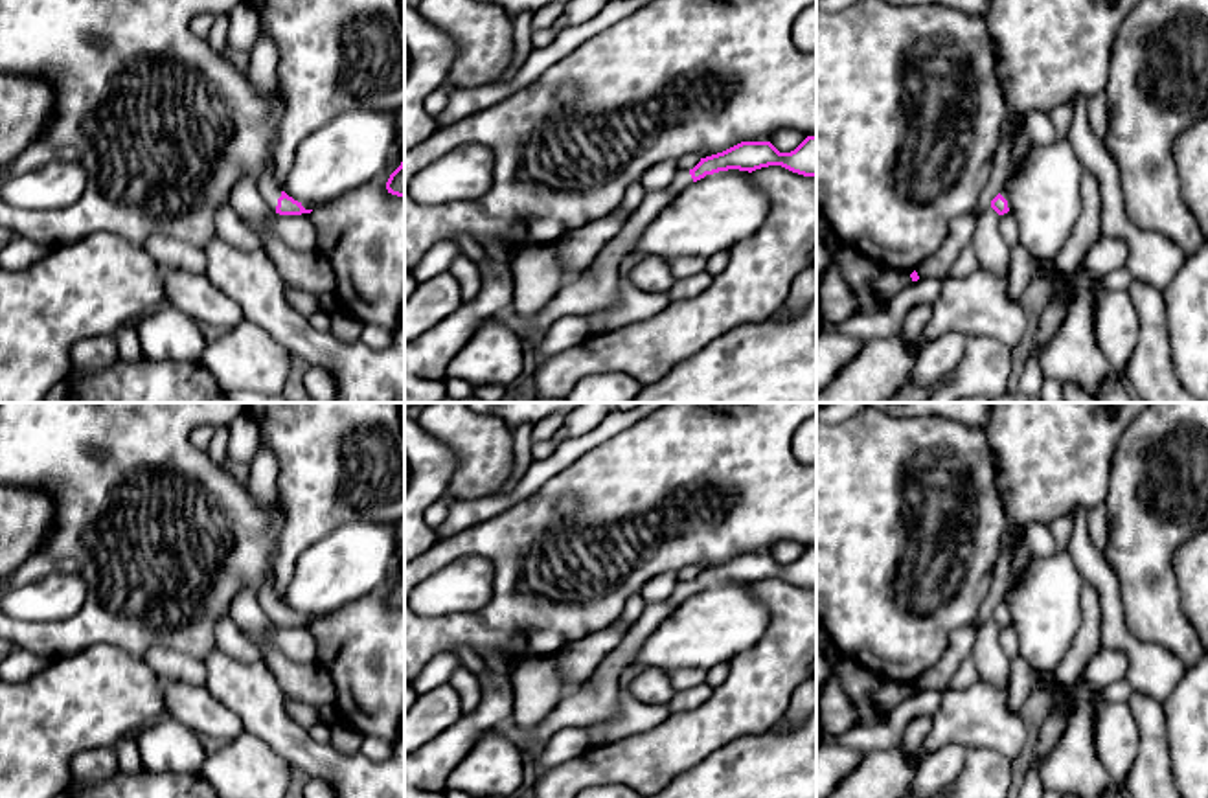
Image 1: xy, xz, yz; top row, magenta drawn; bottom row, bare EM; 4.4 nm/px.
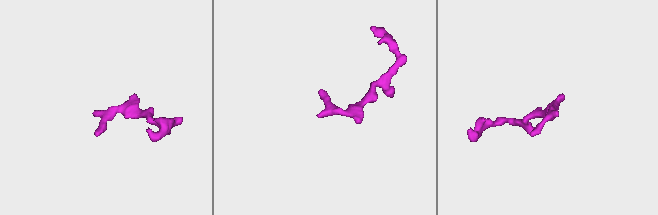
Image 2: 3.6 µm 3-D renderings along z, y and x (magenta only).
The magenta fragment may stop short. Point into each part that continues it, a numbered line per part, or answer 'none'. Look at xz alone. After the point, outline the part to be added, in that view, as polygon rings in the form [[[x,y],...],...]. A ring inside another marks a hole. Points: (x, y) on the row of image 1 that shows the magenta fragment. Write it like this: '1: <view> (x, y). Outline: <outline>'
1: xz (683, 179). Outline: [[[680,169],[673,178],[673,182],[669,184],[667,191],[671,199],[675,199],[680,191],[684,191],[691,184],[693,184],[693,178],[689,175],[689,169]]]

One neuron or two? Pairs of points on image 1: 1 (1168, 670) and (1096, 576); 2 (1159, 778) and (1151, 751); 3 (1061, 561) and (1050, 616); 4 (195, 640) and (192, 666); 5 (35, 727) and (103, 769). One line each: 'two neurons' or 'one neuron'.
1: one neuron
2: one neuron
3: one neuron
4: two neurons
5: two neurons

